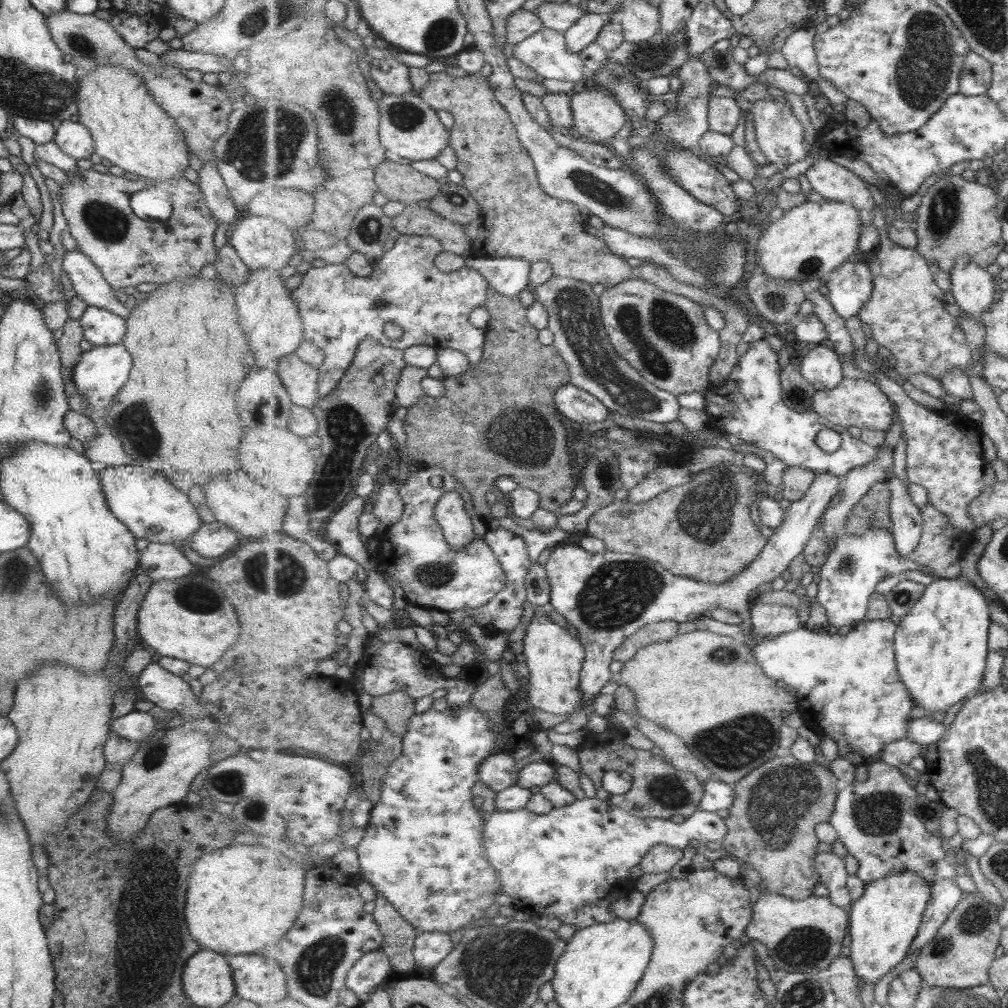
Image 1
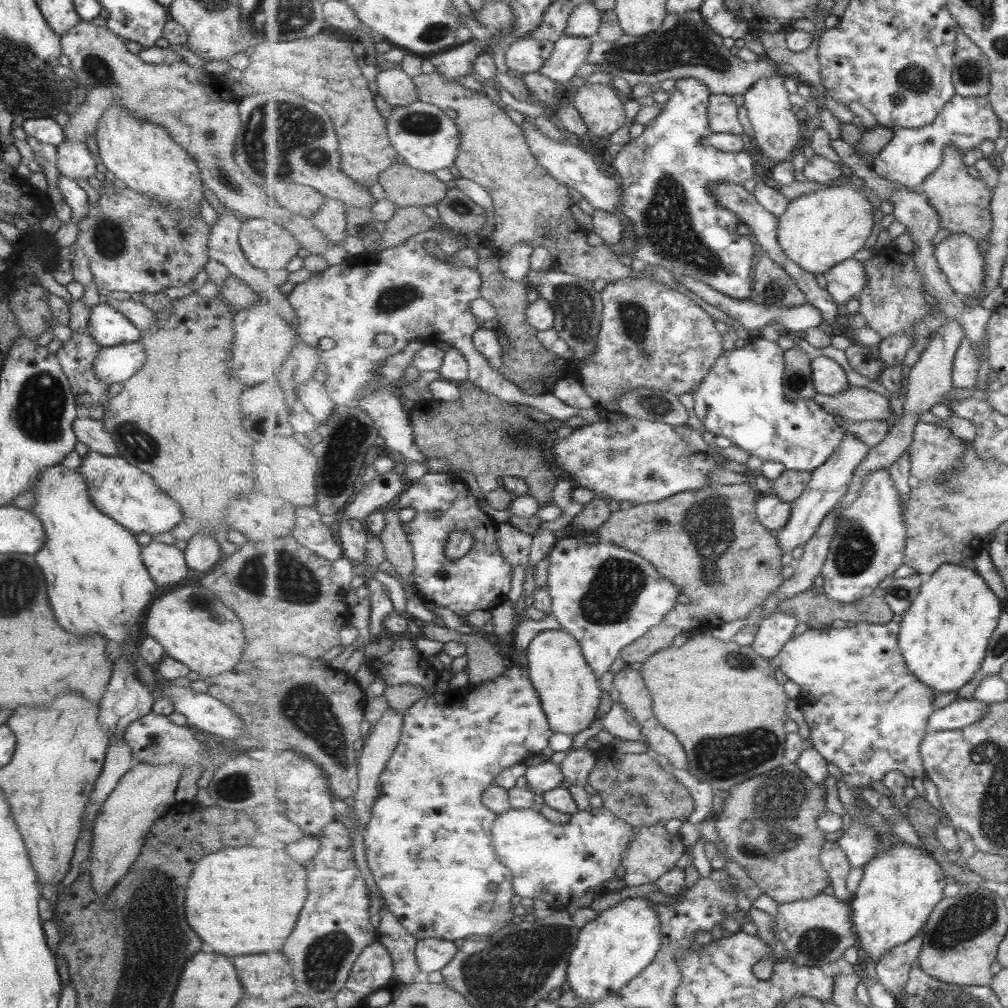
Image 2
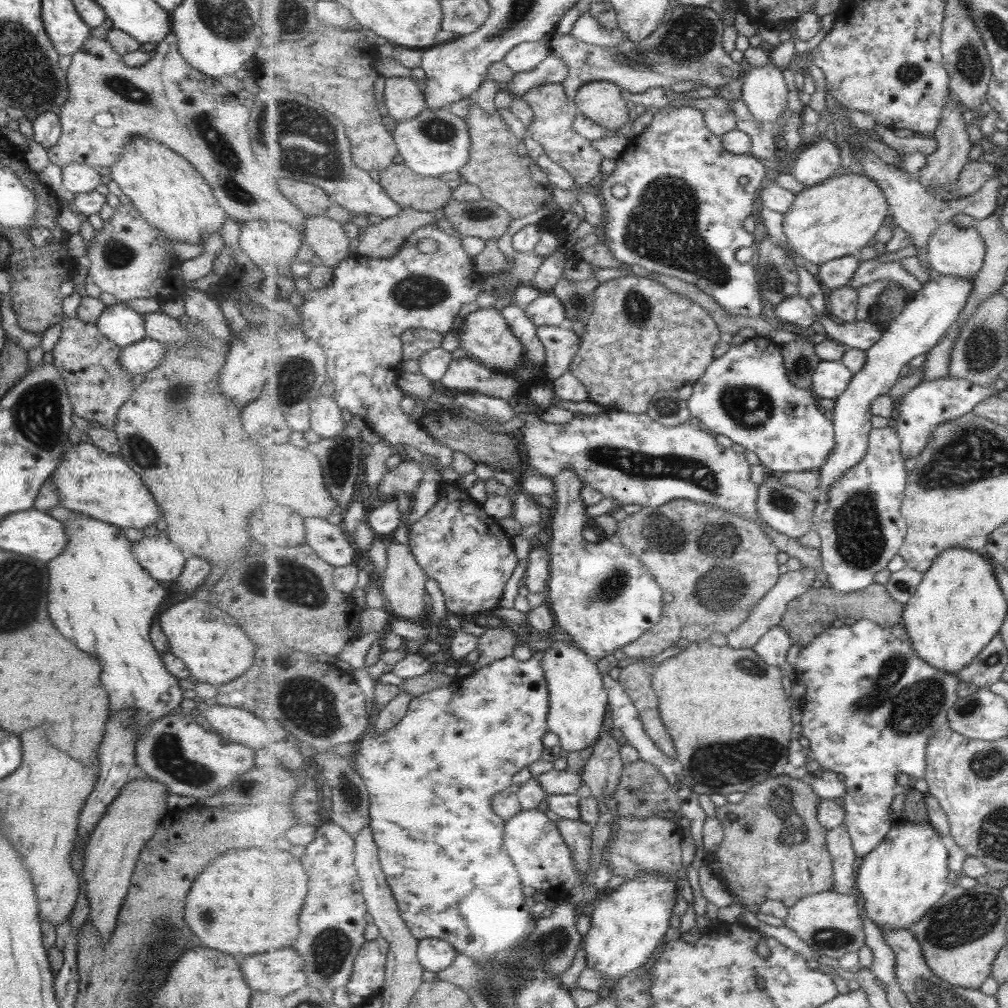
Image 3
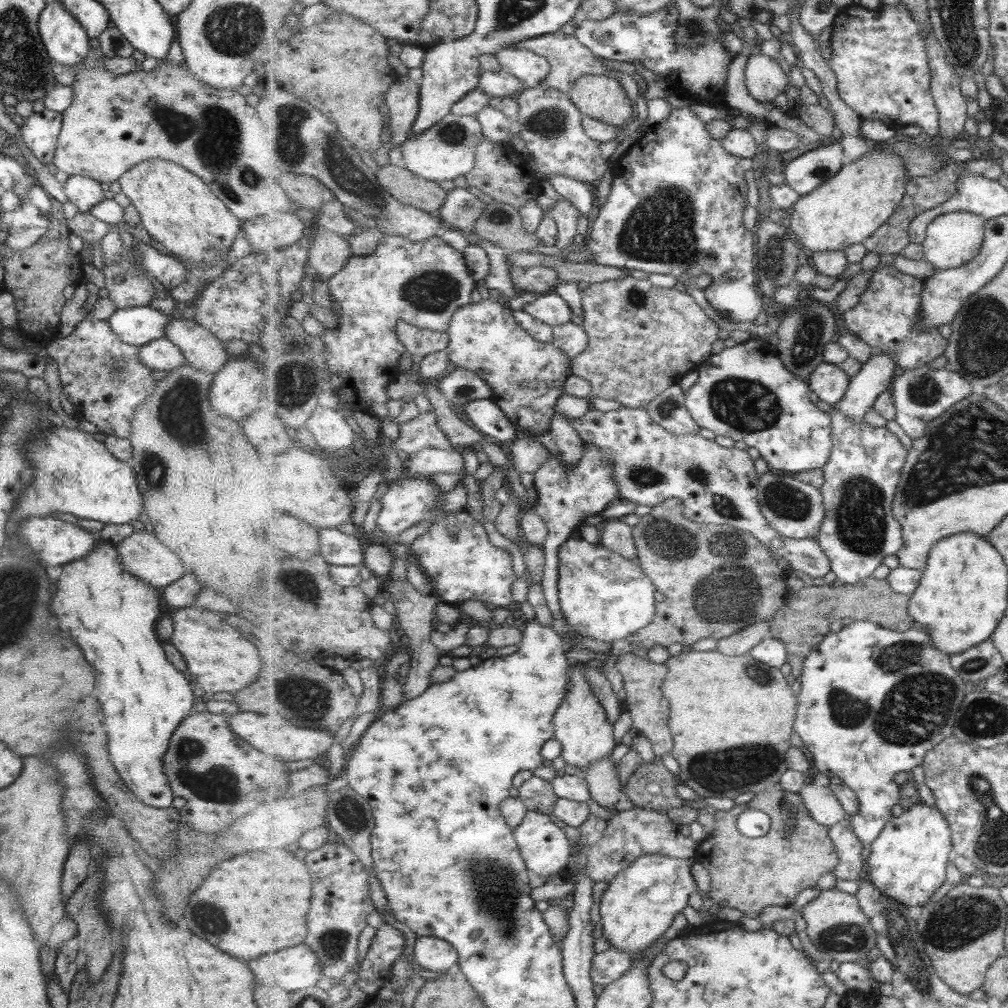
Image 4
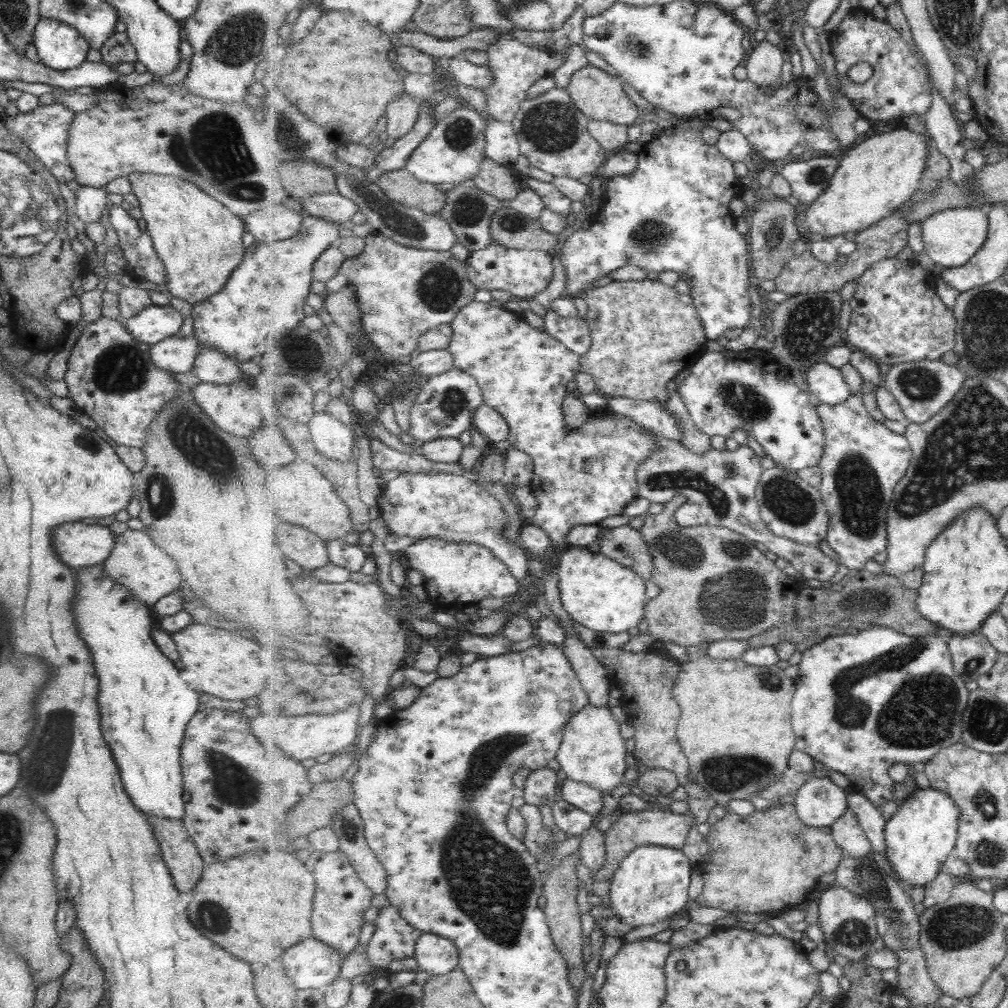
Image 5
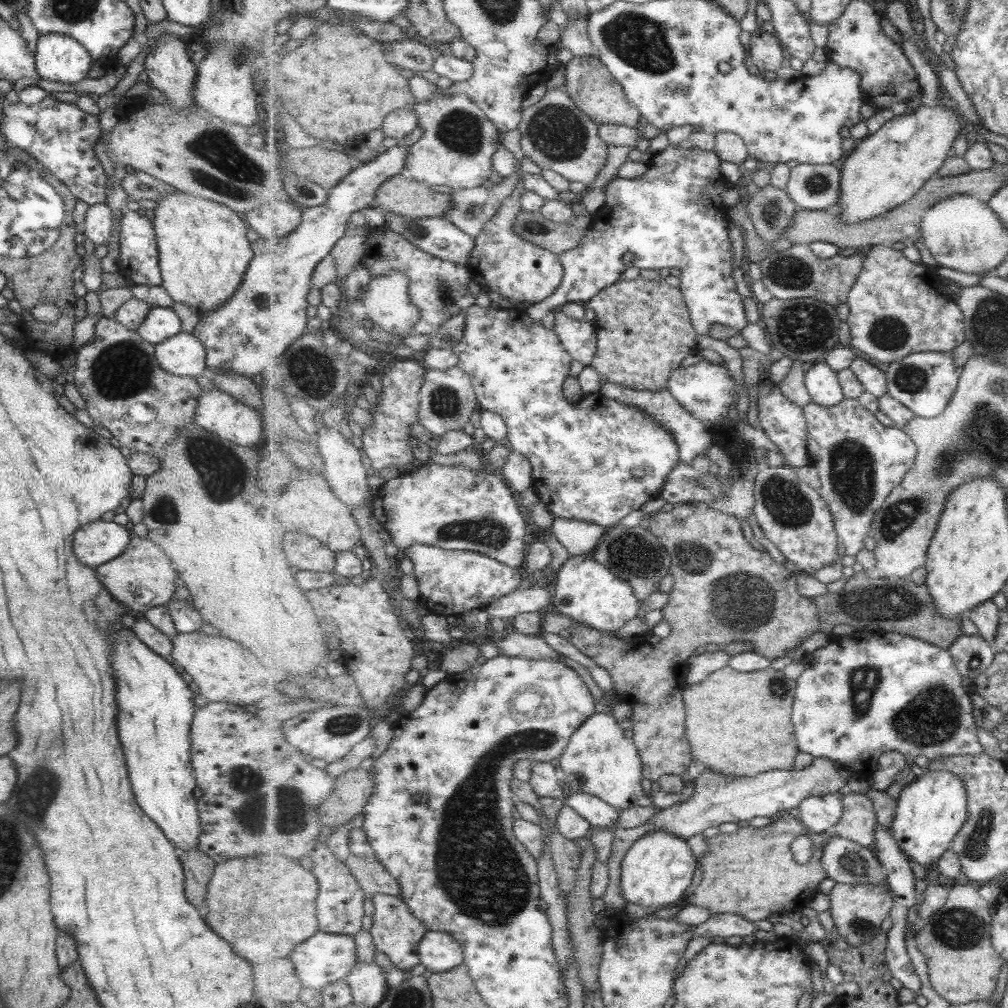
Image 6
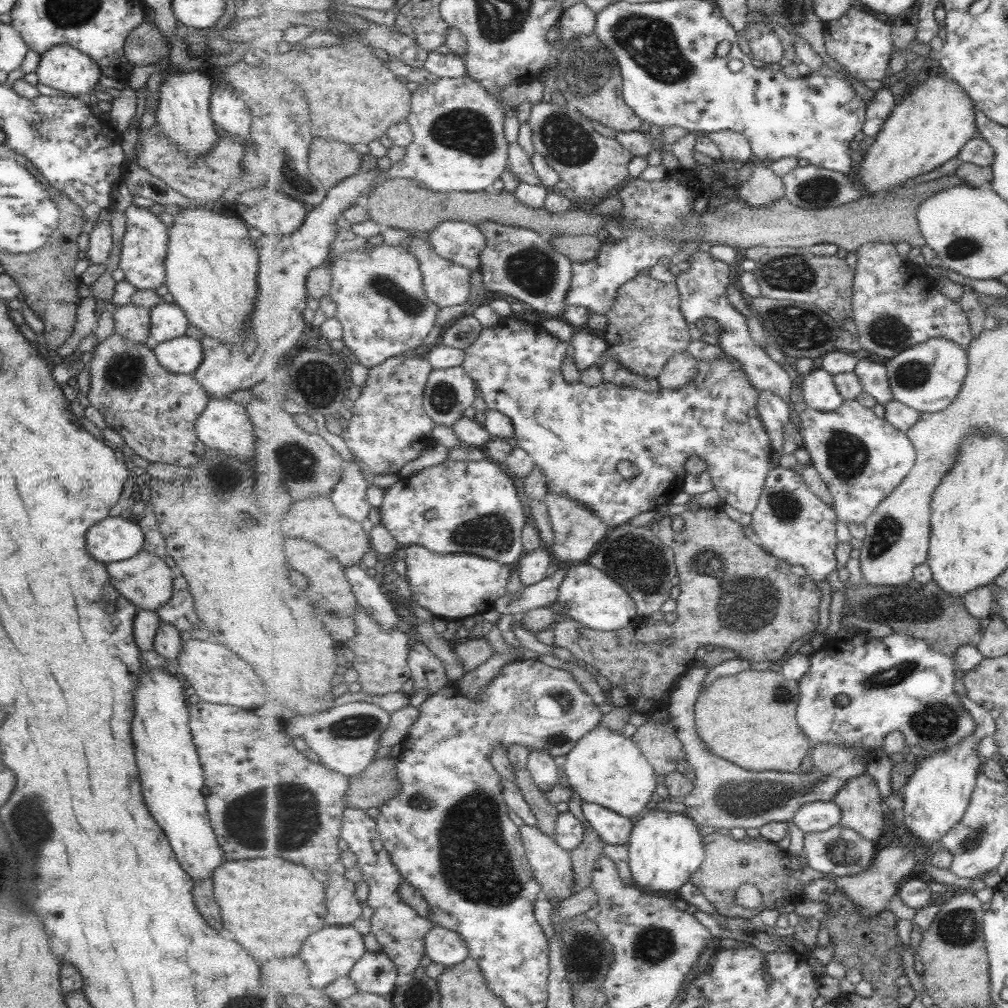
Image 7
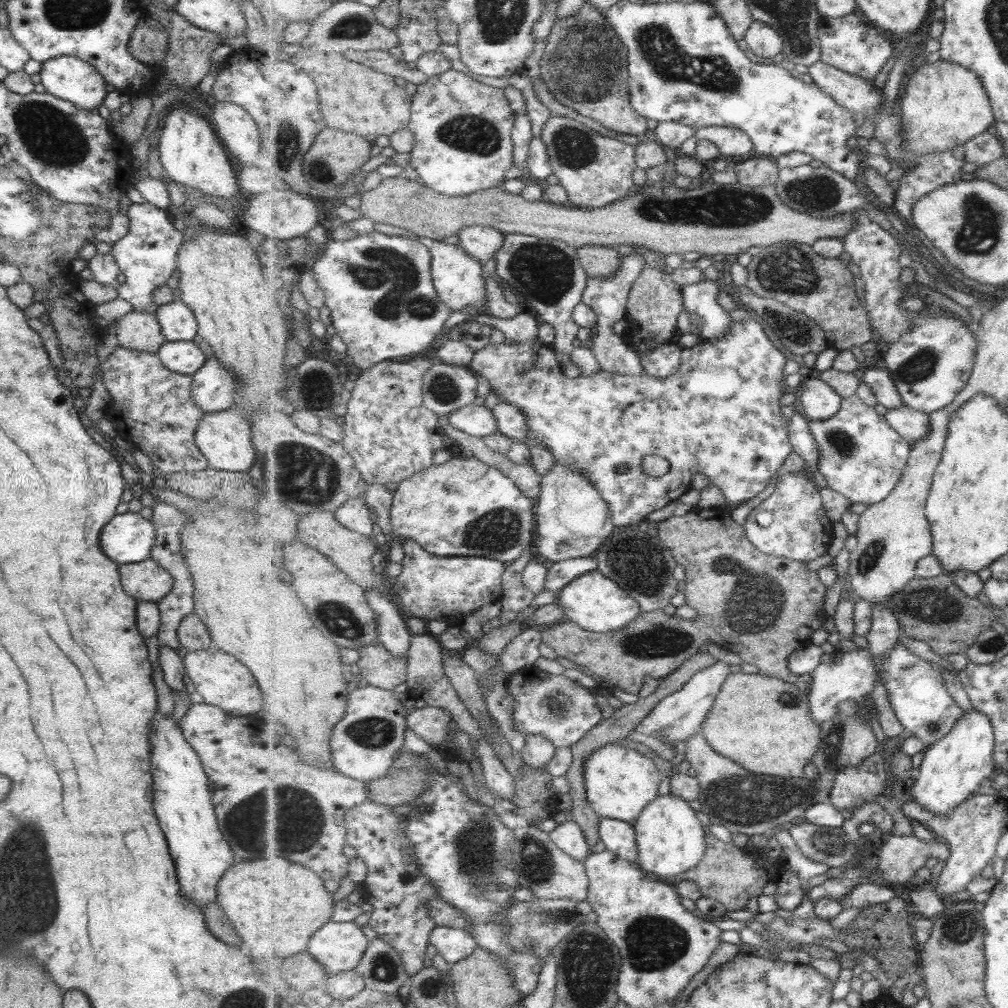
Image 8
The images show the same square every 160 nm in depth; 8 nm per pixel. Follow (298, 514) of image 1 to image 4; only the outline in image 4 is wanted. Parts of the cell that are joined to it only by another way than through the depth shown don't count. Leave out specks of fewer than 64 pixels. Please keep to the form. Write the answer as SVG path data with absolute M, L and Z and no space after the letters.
M323 528L320 531L320 552L329 564L359 566L365 560L360 535L347 535L341 530Z

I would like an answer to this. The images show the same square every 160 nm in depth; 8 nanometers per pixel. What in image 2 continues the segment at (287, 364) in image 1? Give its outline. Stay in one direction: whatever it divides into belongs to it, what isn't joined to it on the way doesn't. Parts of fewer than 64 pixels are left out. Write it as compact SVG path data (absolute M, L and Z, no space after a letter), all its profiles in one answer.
M309 379L297 387L297 394L318 423L324 423L332 417L337 404L330 398L324 383Z

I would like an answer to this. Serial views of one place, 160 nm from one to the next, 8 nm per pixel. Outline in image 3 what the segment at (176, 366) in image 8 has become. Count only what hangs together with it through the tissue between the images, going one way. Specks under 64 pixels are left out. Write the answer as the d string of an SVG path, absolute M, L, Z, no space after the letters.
M143 338L120 348L118 360L120 360L120 368L125 373L133 376L135 374L144 375L157 366L163 353L163 344L150 338Z

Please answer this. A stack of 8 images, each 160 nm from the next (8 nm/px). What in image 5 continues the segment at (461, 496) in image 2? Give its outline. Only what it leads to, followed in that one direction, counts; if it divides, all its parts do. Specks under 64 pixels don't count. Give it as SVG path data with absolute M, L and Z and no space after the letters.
M425 537L417 540L403 550L411 568L420 571L424 577L423 587L428 599L437 604L439 610L463 610L467 605L475 605L487 598L505 598L518 595L519 579L492 550L477 543L449 542L444 538Z

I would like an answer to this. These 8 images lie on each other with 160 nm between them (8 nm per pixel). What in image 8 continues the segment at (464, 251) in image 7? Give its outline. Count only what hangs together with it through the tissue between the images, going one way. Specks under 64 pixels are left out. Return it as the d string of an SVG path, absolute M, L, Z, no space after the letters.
M473 225L461 229L456 236L458 245L469 252L469 255L485 264L492 260L503 248L505 233L491 225Z

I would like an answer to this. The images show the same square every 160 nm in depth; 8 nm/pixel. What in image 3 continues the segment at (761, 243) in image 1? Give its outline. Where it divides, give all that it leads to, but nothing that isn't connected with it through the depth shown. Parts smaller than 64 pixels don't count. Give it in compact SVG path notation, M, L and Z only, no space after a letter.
M847 172L839 177L831 177L819 185L806 187L798 193L791 208L783 215L783 231L795 253L805 261L819 266L845 256L856 257L859 250L871 242L871 238L876 238L889 214L888 198L885 198L879 182L873 181L864 173L857 175Z

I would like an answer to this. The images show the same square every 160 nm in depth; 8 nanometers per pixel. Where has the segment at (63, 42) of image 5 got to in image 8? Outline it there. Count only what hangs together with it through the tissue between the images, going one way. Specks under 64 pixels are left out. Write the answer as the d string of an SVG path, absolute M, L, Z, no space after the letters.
M73 56L49 58L40 64L39 78L44 92L81 110L95 110L106 95L103 77L88 62Z

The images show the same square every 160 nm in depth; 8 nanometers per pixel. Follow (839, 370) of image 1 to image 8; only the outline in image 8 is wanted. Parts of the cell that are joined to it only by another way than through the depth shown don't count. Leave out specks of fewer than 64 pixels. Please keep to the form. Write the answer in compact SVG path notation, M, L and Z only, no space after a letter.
M805 378L797 402L808 420L822 421L840 412L844 398L824 379Z

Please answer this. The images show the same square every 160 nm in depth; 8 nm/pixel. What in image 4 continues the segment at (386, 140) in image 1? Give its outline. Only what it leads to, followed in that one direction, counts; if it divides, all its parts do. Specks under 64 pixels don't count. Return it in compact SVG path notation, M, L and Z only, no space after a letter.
M449 114L439 124L427 129L417 138L410 136L402 145L404 164L417 176L430 181L455 180L476 168L476 148L485 138L480 120L473 115Z

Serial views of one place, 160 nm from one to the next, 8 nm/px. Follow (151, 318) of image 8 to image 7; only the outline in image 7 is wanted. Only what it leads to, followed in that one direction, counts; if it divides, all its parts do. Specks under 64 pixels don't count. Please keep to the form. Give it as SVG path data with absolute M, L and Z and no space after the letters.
M124 304L112 314L114 332L135 342L145 342L150 325L149 309L144 306Z

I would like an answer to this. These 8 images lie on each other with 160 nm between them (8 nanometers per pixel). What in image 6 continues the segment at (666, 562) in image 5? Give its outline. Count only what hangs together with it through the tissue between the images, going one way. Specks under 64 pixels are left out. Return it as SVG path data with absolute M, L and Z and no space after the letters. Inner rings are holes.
M679 503L673 506L674 509L670 512L657 512L648 516L649 527L648 530L653 533L660 541L661 544L669 552L672 560L672 567L670 574L674 577L674 587L669 593L670 599L668 603L663 606L662 616L666 622L670 625L671 632L663 639L656 637L652 632L643 633L640 636L635 637L633 640L626 641L624 639L617 639L613 634L607 633L605 630L597 630L590 627L585 623L576 621L574 625L566 627L565 630L561 629L561 636L572 642L584 655L590 657L598 666L607 670L613 680L614 688L617 691L617 698L625 703L629 703L632 707L631 717L629 718L633 722L632 738L631 740L639 747L640 757L644 763L644 778L653 782L654 784L664 775L680 775L685 774L689 770L689 764L694 761L692 755L692 745L689 741L686 718L686 705L684 704L684 690L688 685L688 667L689 662L695 650L699 646L707 646L707 644L715 643L718 646L723 646L731 643L749 642L753 644L753 651L757 651L759 654L766 656L769 660L775 660L775 658L783 658L783 656L791 655L793 650L796 649L805 638L813 636L815 632L819 632L822 629L823 622L819 617L820 610L817 603L813 601L813 598L805 598L799 594L799 588L797 588L797 576L795 573L790 572L781 563L775 562L771 558L771 554L765 550L756 550L751 544L743 537L743 528L741 528L741 522L733 515L729 513L723 513L713 509L710 504L703 503ZM677 520L683 521L679 526Z

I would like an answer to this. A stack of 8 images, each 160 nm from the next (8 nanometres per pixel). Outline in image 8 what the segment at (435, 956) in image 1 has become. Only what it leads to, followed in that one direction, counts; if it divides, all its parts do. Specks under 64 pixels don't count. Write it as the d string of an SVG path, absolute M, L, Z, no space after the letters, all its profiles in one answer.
M437 926L431 934L430 944L449 965L464 961L479 947L469 930L449 926Z

